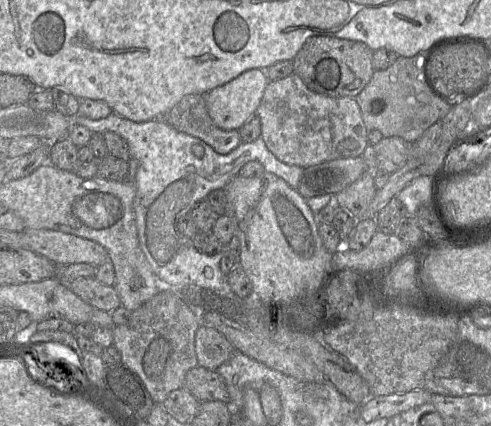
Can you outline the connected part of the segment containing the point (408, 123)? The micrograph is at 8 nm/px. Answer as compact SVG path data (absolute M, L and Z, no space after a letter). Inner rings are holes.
M434 50L415 57L399 56L388 68L374 71L370 82L355 97L368 131L379 130L384 137L401 137L408 143L414 143L430 126L447 115L454 101L437 94L425 73L426 59ZM373 100L380 101L380 113L372 113Z

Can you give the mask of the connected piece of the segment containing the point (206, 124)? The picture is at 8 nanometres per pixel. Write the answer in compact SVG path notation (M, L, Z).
M188 94L154 120L201 139L219 154L228 154L242 141L237 130L223 130L211 119L203 94Z

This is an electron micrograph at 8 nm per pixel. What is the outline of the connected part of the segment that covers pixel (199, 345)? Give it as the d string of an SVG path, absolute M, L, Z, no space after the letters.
M201 324L198 328L195 335L195 352L199 366L216 371L233 356L235 350L225 335L215 327Z

